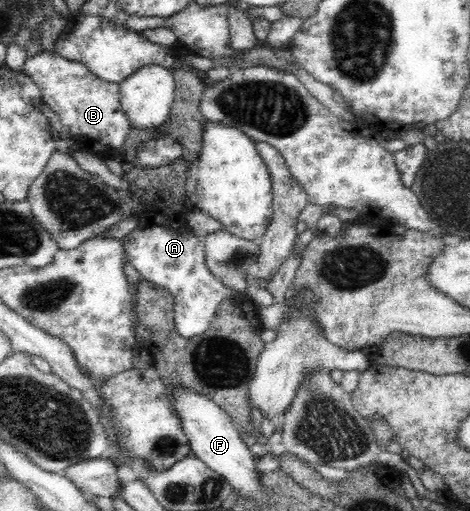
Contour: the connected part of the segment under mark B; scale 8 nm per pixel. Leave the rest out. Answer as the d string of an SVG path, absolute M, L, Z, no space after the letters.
M56 51L39 52L29 57L22 71L41 89L43 102L59 116L59 120L77 140L88 142L93 150L115 152L124 142L131 126L120 105L120 85L105 82L84 64L63 58Z

